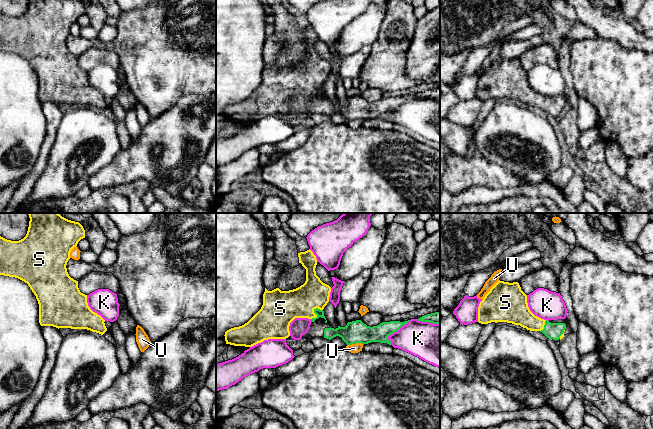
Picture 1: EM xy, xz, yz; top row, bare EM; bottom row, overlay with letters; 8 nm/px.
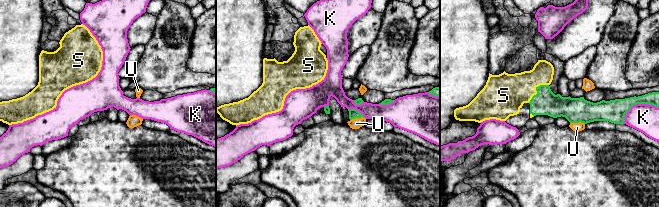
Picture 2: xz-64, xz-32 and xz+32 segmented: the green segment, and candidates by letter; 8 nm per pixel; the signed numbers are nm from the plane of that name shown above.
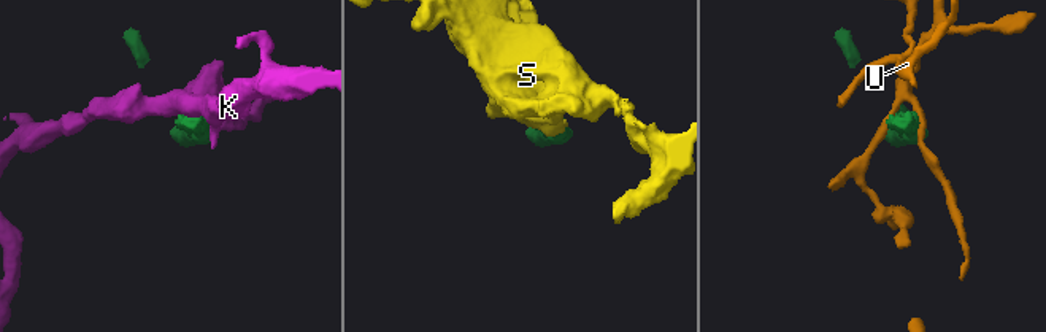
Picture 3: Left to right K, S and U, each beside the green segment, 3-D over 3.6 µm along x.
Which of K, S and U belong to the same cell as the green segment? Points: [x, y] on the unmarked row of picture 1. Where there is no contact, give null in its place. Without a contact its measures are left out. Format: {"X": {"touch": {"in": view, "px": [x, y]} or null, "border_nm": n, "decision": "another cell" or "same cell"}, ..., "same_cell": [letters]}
{"K": {"touch": {"in": "xz", "px": [395, 107]}, "border_nm": 260, "decision": "another cell"}, "S": {"touch": {"in": "xz", "px": [314, 88]}, "border_nm": 130, "decision": "same cell"}, "U": {"touch": {"in": "xz", "px": [355, 119]}, "border_nm": 140, "decision": "another cell"}, "same_cell": ["S"]}

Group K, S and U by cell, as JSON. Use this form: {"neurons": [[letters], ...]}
{"neurons": [["K"], ["S"], ["U"]]}

